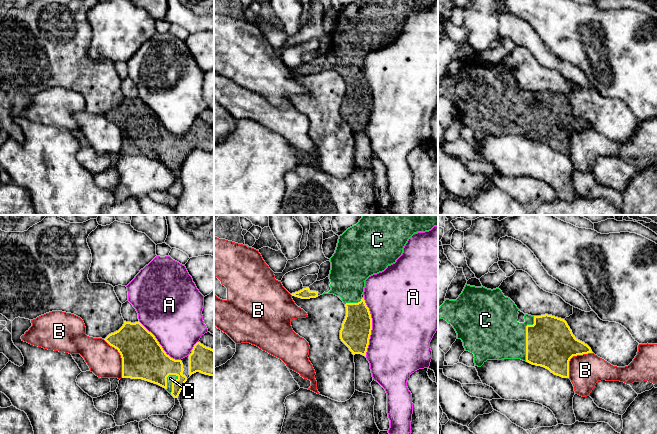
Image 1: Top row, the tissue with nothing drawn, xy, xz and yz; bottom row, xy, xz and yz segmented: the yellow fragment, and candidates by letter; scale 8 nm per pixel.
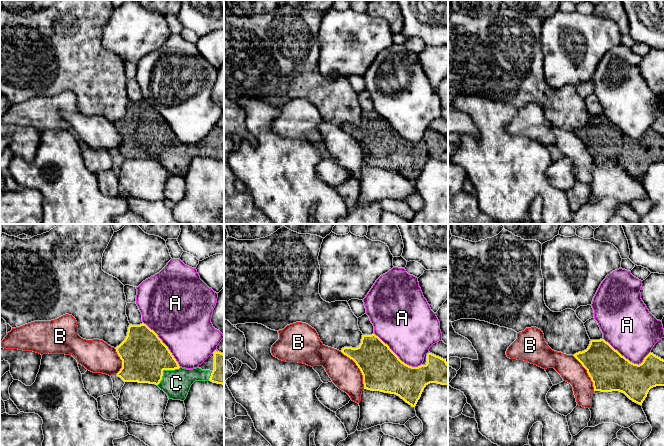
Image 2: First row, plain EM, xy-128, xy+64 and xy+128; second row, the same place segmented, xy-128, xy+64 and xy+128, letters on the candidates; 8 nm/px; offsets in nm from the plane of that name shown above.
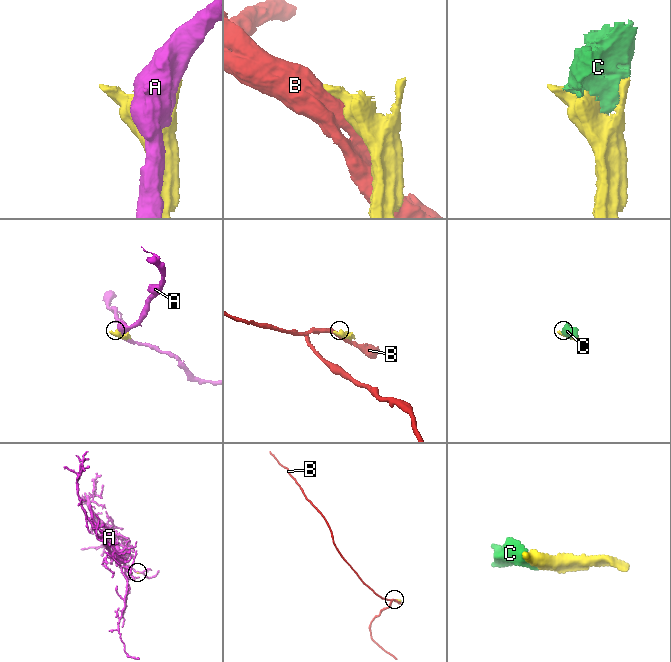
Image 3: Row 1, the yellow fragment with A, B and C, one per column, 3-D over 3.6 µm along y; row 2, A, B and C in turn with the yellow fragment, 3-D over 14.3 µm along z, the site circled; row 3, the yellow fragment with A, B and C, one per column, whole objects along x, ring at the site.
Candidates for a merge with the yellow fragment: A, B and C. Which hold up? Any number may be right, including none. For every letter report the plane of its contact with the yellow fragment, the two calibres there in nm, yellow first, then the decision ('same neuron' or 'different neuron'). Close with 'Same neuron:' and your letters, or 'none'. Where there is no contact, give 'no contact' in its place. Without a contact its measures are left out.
A: contact in xz; calibres 240 and 500 nm; different neuron
B: contact in xy; calibres 340 and 260 nm; different neuron
C: contact in yz; calibres 400 and 400 nm; same neuron
Same neuron: C

